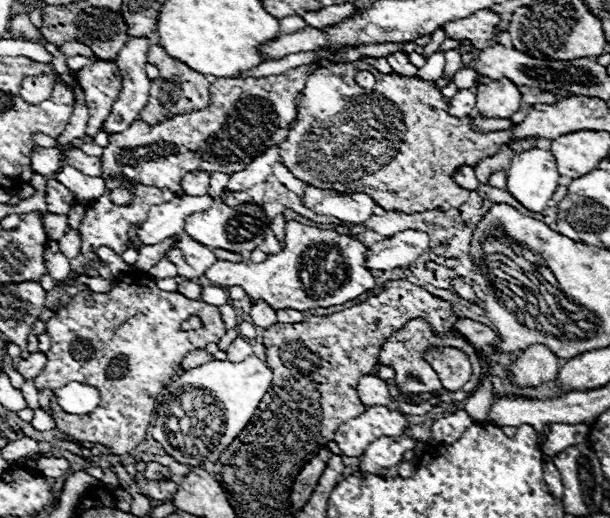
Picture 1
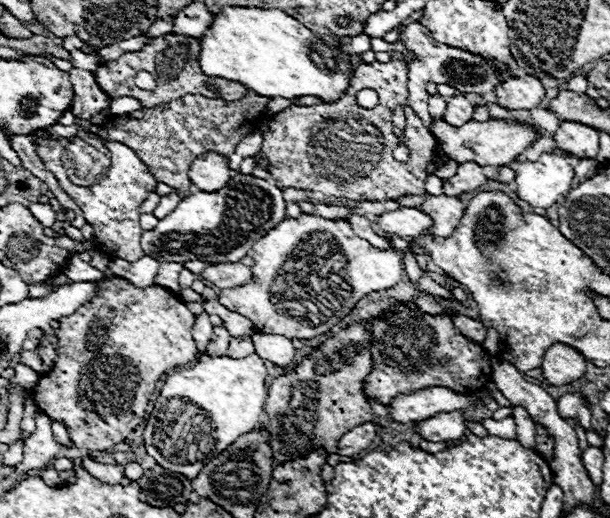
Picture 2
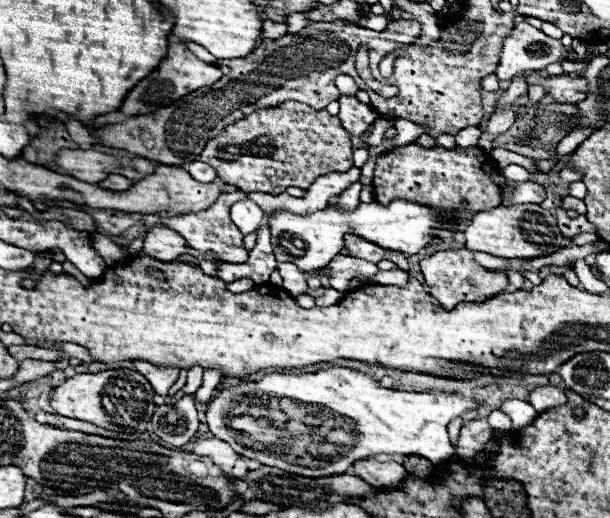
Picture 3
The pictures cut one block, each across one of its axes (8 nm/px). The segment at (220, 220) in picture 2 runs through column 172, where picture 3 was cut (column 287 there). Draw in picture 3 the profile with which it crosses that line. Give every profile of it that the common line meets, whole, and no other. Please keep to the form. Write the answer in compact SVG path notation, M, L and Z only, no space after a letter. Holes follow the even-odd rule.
M392 200L392 204L382 206L378 202L360 202L356 210L336 210L336 208L324 208L314 214L292 214L286 210L278 210L272 216L268 216L268 226L272 234L272 246L278 262L292 262L296 264L302 272L314 272L320 268L326 268L328 262L340 254L344 248L344 236L354 234L364 240L370 240L372 244L394 250L394 252L404 252L404 254L418 254L424 246L428 246L436 234L432 230L436 228L448 228L452 230L456 224L452 222L454 218L450 214L442 214L430 206L422 206L410 200ZM288 236L294 236L304 242L304 248L294 248L292 240Z

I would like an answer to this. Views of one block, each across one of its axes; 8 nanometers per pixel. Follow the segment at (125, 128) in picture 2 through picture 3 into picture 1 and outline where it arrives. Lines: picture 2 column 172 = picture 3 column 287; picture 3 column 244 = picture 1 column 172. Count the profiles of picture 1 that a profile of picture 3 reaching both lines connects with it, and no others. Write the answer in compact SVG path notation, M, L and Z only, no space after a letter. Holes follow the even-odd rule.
M300 66L278 76L216 80L210 84L210 104L204 110L176 114L160 124L134 120L128 130L108 134L108 146L102 154L102 176L110 178L122 172L144 186L168 188L176 196L184 196L180 180L188 172L238 172L270 144L286 140L290 124L296 118L294 100L314 70Z

